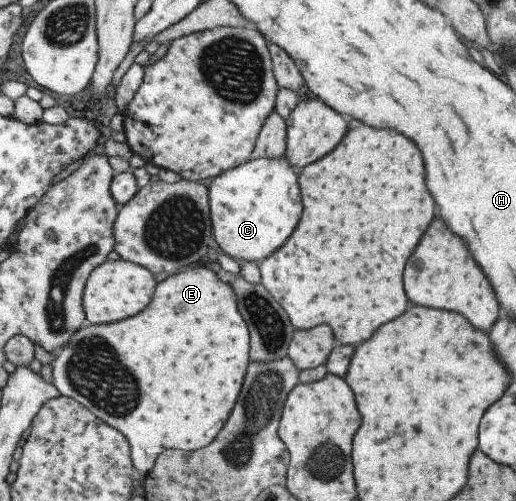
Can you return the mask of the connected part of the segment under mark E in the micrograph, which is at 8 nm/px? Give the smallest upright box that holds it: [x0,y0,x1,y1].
[51,266,249,476]

